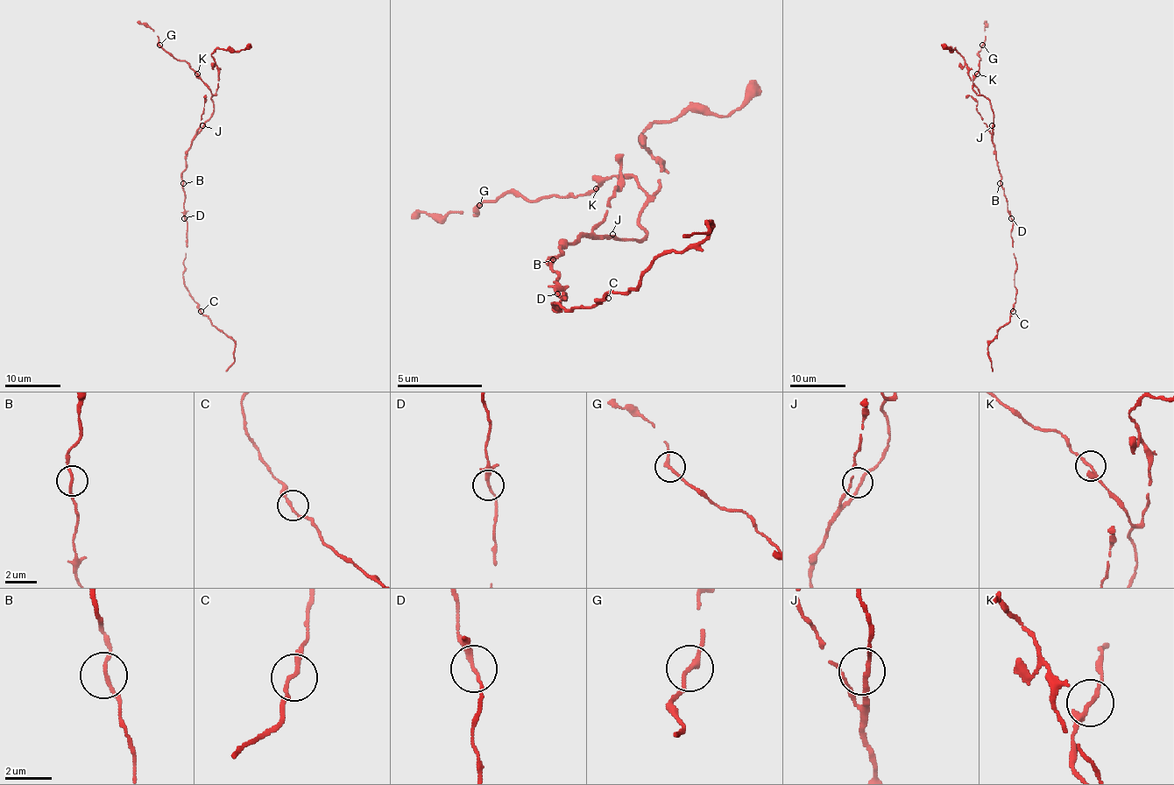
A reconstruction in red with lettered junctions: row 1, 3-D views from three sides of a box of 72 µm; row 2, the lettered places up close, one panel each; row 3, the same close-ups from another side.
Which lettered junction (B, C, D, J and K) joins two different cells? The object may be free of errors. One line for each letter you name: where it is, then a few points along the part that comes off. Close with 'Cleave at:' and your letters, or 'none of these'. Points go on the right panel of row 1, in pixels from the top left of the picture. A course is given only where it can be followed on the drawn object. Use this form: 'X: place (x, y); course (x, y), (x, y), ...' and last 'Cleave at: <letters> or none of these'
Cleave at: none of these

